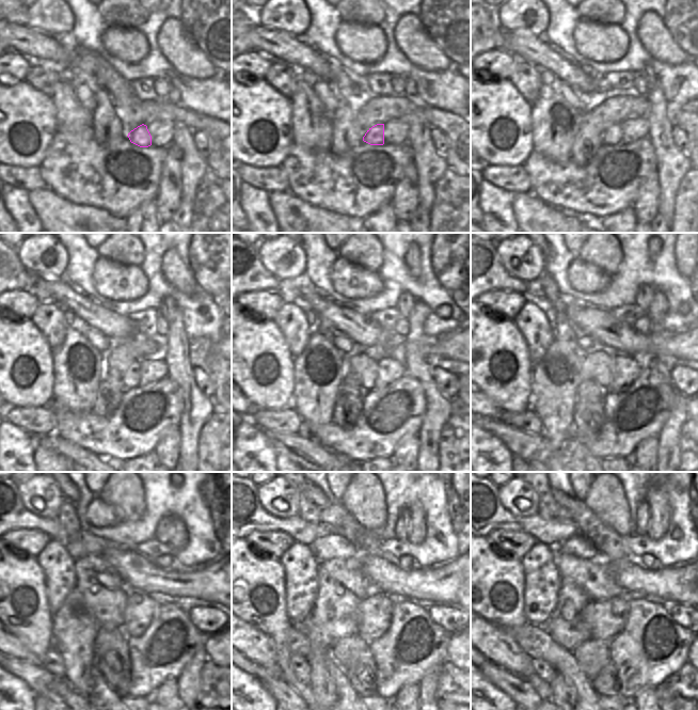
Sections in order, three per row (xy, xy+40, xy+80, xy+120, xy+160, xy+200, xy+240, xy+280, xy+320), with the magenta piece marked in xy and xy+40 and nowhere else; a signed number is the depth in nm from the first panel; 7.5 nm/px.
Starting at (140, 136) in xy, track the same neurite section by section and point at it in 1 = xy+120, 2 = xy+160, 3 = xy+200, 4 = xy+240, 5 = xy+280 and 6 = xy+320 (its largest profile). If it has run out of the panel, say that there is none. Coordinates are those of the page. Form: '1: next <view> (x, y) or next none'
1: next xy+120 (131, 377)
2: next xy+160 (366, 367)
3: next xy+200 (597, 364)
4: next xy+240 (108, 605)
5: next xy+280 (334, 612)
6: next xy+320 (564, 626)

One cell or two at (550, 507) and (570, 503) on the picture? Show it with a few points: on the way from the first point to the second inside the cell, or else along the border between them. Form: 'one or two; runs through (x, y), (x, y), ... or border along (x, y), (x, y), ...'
two; border along (551, 487), (551, 495), (559, 506)

